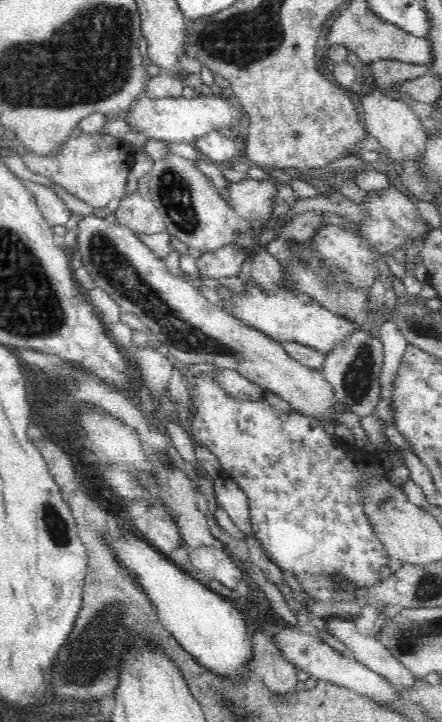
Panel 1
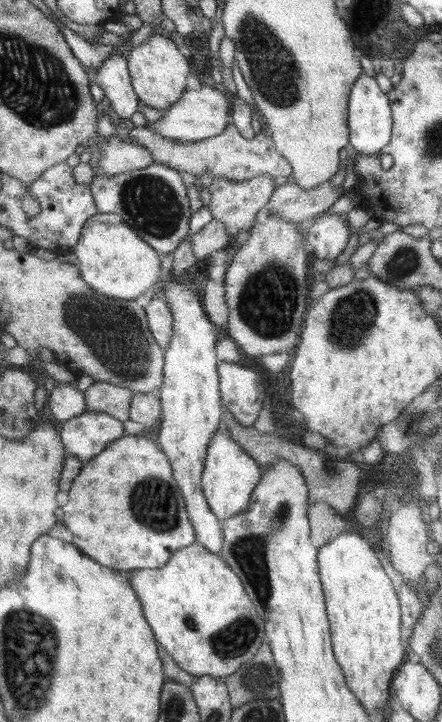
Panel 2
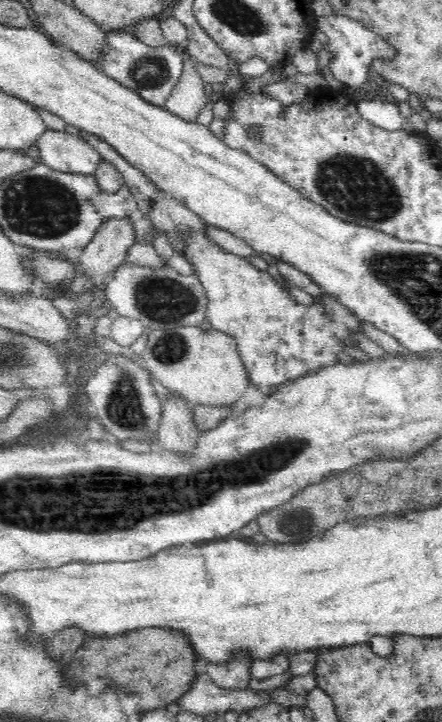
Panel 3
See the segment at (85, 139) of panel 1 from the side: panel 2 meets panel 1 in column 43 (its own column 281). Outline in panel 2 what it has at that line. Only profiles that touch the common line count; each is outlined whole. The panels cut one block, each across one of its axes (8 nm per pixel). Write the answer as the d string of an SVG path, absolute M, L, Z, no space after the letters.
M231 123L221 134L201 141L184 142L184 144L162 138L145 127L132 128L130 136L132 136L132 142L146 147L152 153L154 163L166 165L178 172L186 171L200 178L206 172L210 173L212 178L228 177L236 181L253 179L264 173L274 178L276 176L288 177L293 173L291 164L276 150L272 138L267 137L265 132L255 135L252 139L246 139Z

